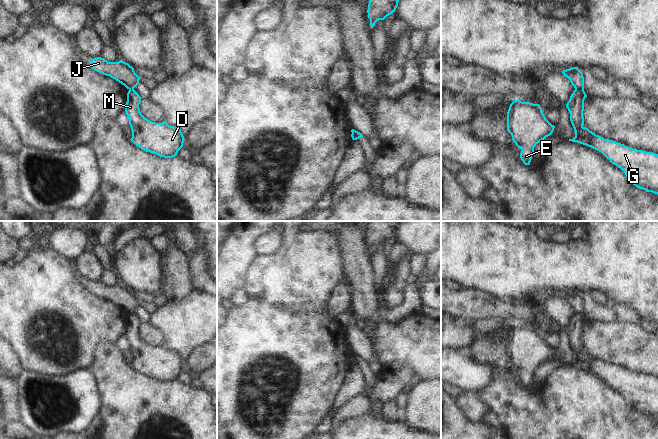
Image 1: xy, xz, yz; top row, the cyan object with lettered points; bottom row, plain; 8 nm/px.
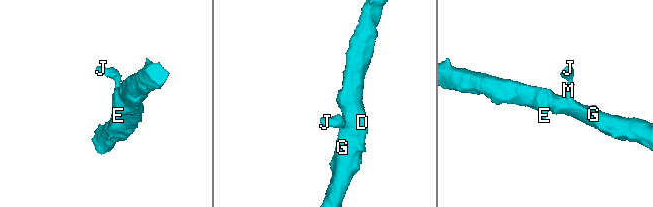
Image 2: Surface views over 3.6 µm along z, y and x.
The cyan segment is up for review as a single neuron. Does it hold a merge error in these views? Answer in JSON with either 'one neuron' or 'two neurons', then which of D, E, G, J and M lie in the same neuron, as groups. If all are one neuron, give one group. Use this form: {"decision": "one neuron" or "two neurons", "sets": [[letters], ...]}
{"decision": "two neurons", "sets": [["D", "E", "G", "M"], ["J"]]}

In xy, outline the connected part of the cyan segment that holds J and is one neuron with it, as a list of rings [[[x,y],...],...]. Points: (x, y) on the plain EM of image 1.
[[[97,281],[91,284],[90,291],[103,299],[110,300],[129,314],[139,308],[140,301],[134,292],[122,284],[108,286],[104,282]]]

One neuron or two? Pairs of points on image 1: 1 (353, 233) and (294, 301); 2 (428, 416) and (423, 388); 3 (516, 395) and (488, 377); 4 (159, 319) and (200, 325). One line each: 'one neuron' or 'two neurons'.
1: two neurons
2: one neuron
3: two neurons
4: one neuron

